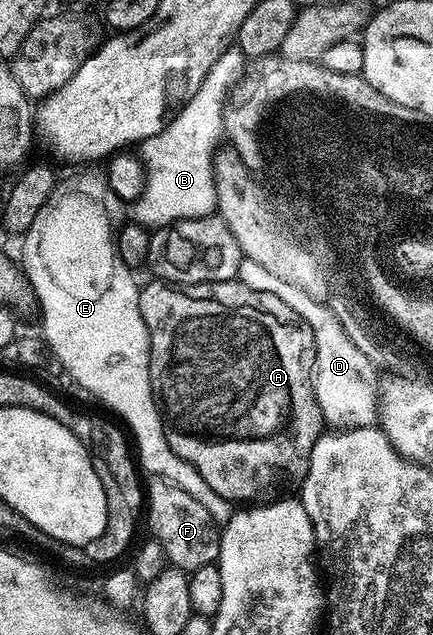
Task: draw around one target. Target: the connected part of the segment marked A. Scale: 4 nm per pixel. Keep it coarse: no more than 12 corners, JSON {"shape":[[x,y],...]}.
{"shape":[[246,285],[140,286],[164,435],[229,504],[326,430],[315,334]]}

